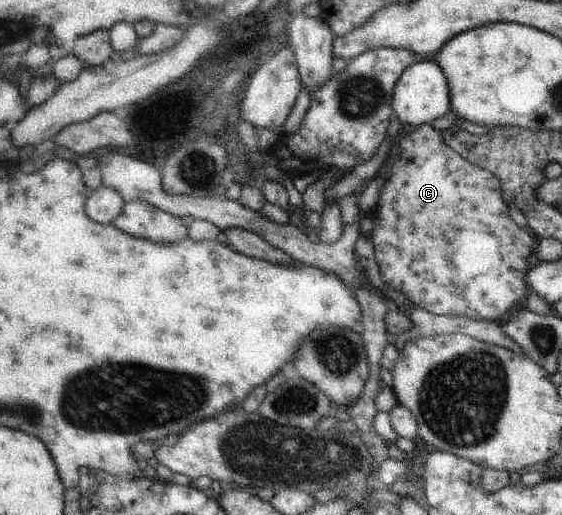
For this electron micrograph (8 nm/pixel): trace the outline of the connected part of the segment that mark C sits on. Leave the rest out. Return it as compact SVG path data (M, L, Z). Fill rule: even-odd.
M430 123L416 126L413 134L407 134L399 143L400 153L393 159L393 162L387 166L385 173L385 183L374 206L374 214L376 216L376 226L369 232L374 246L375 260L379 264L379 274L383 276L385 284L388 288L399 291L407 298L411 304L425 308L427 312L434 315L447 315L458 317L469 317L469 320L488 320L501 322L505 317L505 312L509 311L517 302L521 302L523 298L529 294L526 276L528 258L533 256L532 245L533 238L530 236L527 228L519 227L509 216L509 208L503 198L503 190L501 190L501 180L489 170L480 166L475 166L472 162L461 158L450 146L443 142L440 138L441 130L437 130Z

